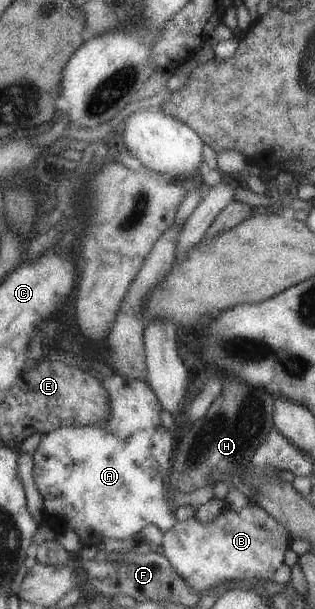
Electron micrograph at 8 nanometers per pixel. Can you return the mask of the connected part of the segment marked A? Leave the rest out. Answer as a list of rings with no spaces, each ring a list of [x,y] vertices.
[[[109,374],[105,378],[101,378],[99,384],[103,386],[105,394],[109,396],[109,418],[103,422],[103,424],[86,424],[85,426],[61,426],[46,432],[39,443],[35,452],[32,455],[32,476],[33,482],[36,485],[37,491],[41,494],[41,504],[43,504],[42,512],[46,521],[50,522],[52,526],[56,526],[56,532],[62,533],[66,530],[75,532],[78,536],[78,540],[82,546],[92,546],[97,543],[98,540],[103,538],[111,538],[111,540],[123,540],[129,538],[131,534],[139,532],[143,526],[147,524],[153,524],[165,532],[168,528],[171,528],[175,524],[175,517],[169,504],[165,501],[164,489],[163,489],[163,477],[166,476],[168,467],[170,464],[170,458],[172,456],[173,444],[175,438],[173,434],[159,423],[159,408],[161,405],[154,395],[154,392],[149,388],[149,385],[143,380],[133,380],[133,378],[127,378],[127,376],[119,376],[119,374]]]

